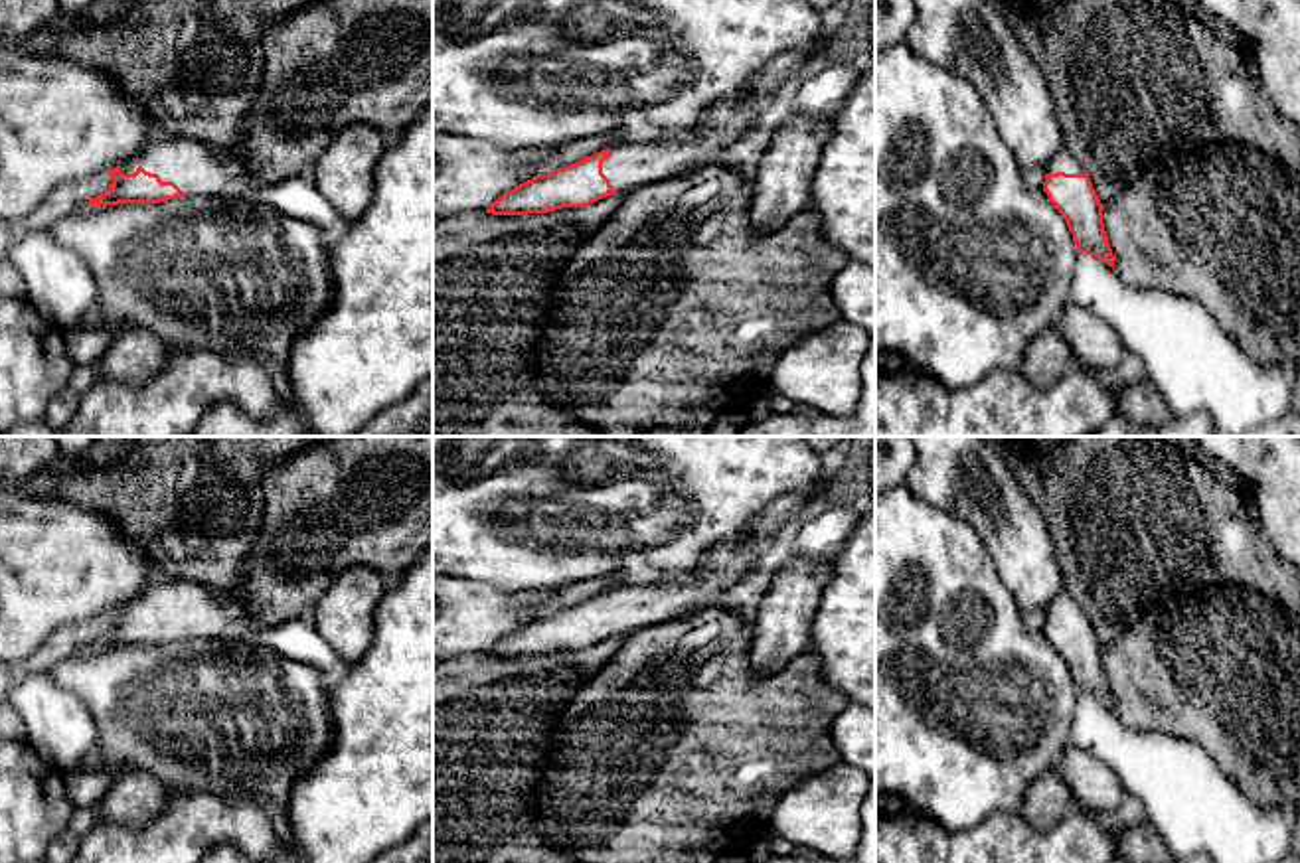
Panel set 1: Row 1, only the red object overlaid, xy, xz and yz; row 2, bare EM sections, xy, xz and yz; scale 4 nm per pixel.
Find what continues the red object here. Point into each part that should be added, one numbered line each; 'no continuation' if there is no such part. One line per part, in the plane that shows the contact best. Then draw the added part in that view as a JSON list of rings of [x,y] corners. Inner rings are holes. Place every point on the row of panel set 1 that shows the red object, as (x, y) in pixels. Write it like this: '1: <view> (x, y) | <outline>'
1: xy (192, 166) | [[[152,136],[136,156],[121,164],[121,172],[134,174],[138,166],[158,174],[162,182],[174,182],[184,197],[245,199],[251,196],[251,176],[235,148],[209,150],[194,138]]]

